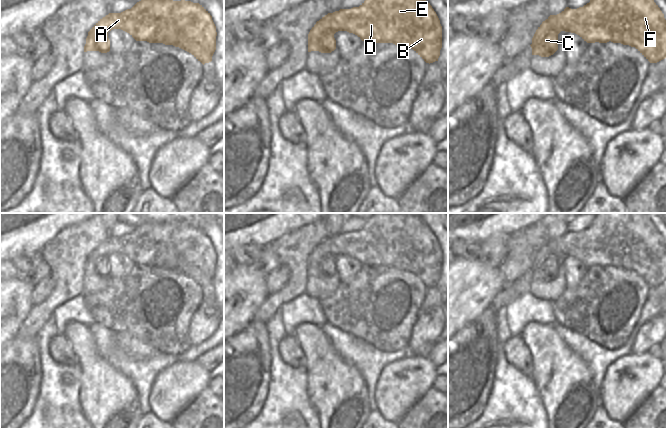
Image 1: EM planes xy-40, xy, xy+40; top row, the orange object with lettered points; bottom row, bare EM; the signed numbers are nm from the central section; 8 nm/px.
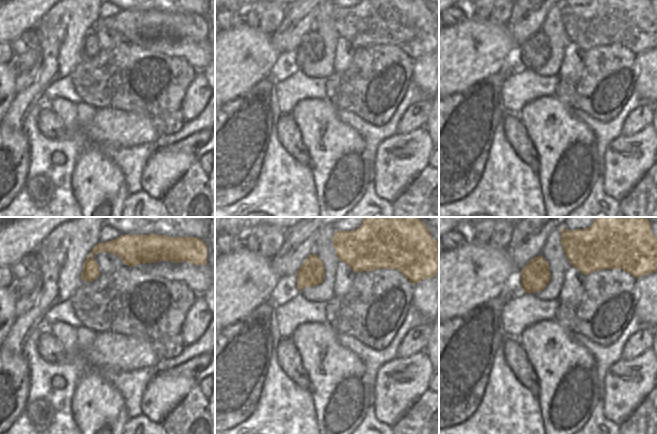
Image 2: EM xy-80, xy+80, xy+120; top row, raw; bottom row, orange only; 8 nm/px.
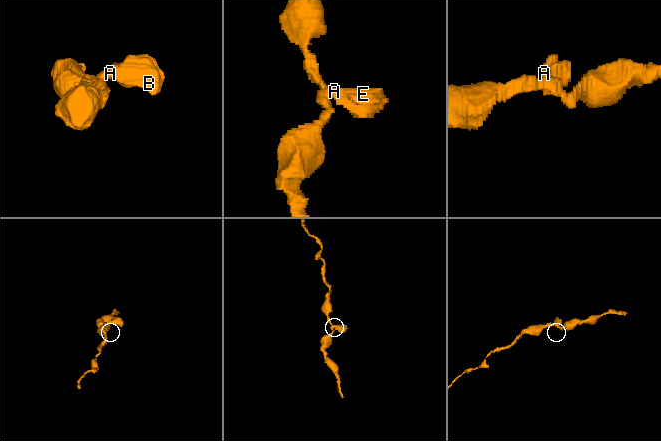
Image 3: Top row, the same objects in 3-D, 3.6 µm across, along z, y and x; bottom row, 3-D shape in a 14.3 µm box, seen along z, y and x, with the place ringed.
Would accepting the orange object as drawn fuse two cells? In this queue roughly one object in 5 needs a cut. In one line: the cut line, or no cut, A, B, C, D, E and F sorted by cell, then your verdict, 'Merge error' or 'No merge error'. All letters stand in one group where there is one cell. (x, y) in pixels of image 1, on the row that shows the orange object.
No split. Groups: A B C D E F. No merge error

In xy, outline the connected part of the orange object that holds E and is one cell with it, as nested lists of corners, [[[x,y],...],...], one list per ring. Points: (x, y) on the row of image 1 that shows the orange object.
[[[365,0],[359,7],[328,13],[310,30],[308,52],[334,51],[336,49],[334,34],[338,31],[353,33],[362,41],[409,47],[429,64],[438,61],[442,48],[442,26],[436,12],[426,0]]]

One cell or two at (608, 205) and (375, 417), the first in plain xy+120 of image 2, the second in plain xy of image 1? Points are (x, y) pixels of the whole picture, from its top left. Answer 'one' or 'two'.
one

